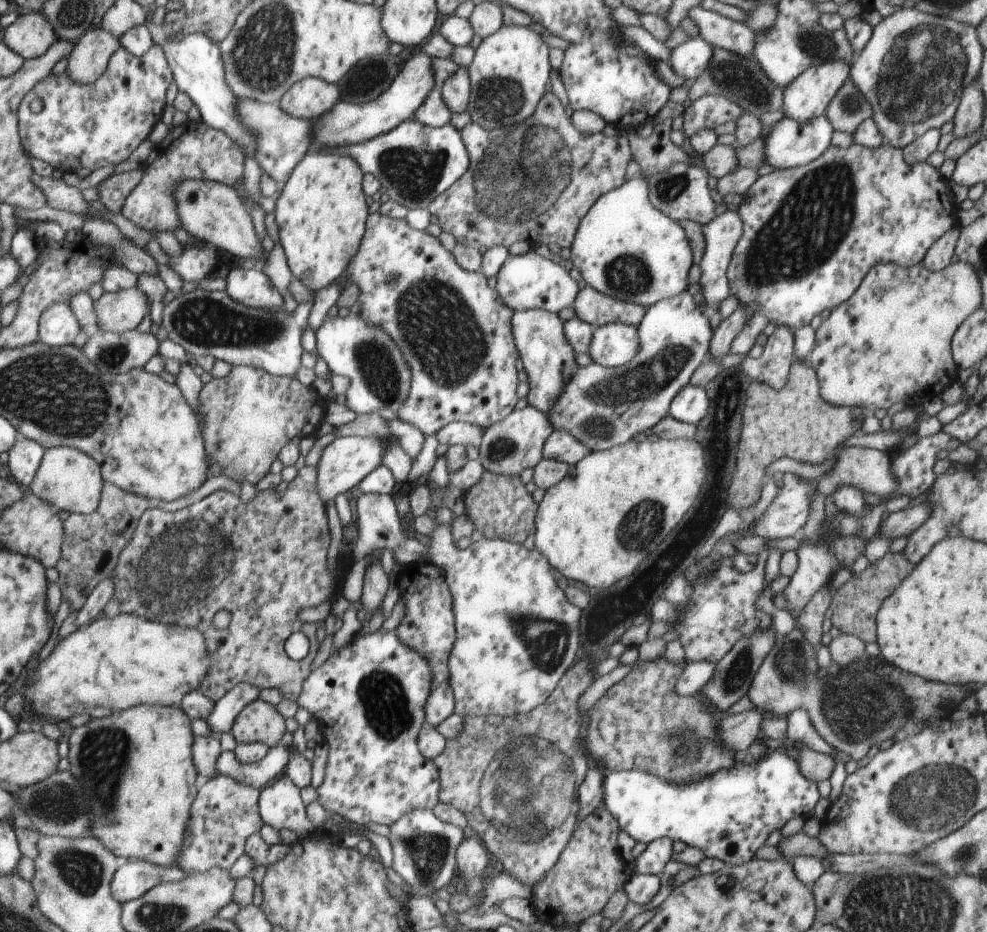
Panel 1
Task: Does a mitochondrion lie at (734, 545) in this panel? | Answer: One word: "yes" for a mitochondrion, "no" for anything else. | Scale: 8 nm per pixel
no

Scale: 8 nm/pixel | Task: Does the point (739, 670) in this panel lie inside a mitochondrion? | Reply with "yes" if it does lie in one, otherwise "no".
yes

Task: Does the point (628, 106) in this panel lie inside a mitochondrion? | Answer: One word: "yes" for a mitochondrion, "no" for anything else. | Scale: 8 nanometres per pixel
no

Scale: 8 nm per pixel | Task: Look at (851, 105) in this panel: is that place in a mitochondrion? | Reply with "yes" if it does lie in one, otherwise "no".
yes

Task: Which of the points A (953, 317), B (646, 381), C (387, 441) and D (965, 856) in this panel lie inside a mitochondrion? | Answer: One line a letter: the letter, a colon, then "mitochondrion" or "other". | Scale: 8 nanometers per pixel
A: other
B: mitochondrion
C: other
D: mitochondrion

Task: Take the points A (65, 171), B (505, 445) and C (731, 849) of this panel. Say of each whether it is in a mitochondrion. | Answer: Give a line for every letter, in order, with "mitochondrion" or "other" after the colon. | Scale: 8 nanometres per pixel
A: other
B: mitochondrion
C: other

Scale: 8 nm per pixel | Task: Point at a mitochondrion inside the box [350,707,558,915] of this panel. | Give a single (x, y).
(428, 851)

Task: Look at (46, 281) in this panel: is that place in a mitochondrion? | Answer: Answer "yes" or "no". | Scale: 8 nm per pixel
no

